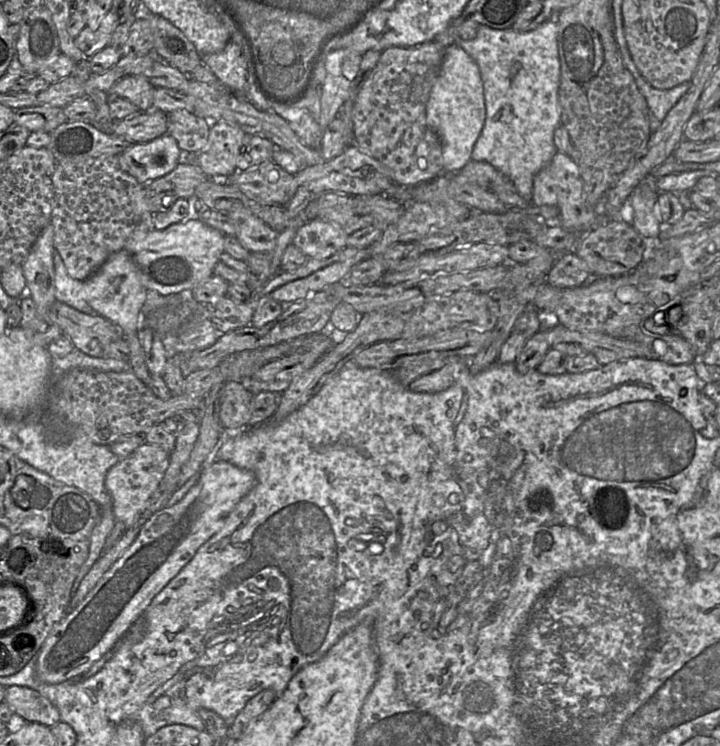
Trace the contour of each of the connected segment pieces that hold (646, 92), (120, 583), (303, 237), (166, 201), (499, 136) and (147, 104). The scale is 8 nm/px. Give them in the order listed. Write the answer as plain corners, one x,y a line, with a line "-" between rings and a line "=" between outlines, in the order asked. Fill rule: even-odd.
639,72
631,74
648,107
655,118
662,122
670,109
690,88
691,81
684,82
671,89
656,89
651,86
=
210,460
200,471
197,483
175,505
155,512
133,543
114,562
96,586
57,624
37,653
36,674
47,684
80,679
103,656
113,651
131,626
141,618
154,597
191,561
198,549
224,525
238,502
256,485
253,472
226,461
=
318,218
306,222
295,234
293,244
309,259
325,260
347,247
343,229
=
178,163
174,170
165,176
144,185
144,197
151,213
167,212
174,202
180,198
189,199
195,195
195,190
209,178
197,163
=
555,17
528,32
518,32
511,27
493,29
480,26
474,39
458,43
478,65
483,84
485,120
473,146
471,160
491,164
513,183
518,193
529,203
532,199
534,176
552,160
557,152
553,143
554,131
561,124
558,99
560,61
557,33
=
143,75
127,76
118,81
107,91
107,95
124,98
133,103
139,111
153,108
155,87

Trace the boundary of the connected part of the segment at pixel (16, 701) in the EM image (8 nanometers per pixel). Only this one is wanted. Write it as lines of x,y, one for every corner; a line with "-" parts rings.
9,686
4,702
26,722
35,722
49,728
60,722
59,710
49,699
28,687

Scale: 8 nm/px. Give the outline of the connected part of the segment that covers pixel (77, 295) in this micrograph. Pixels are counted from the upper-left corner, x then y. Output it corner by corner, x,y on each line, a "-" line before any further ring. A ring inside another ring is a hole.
54,251
55,299
88,315
97,315
84,298
83,281
73,279
67,273
61,256

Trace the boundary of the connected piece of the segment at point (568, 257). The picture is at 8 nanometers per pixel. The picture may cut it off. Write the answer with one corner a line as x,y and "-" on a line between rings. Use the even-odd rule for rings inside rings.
574,252
562,253
547,274
546,282
554,287
578,287
591,279
586,263

